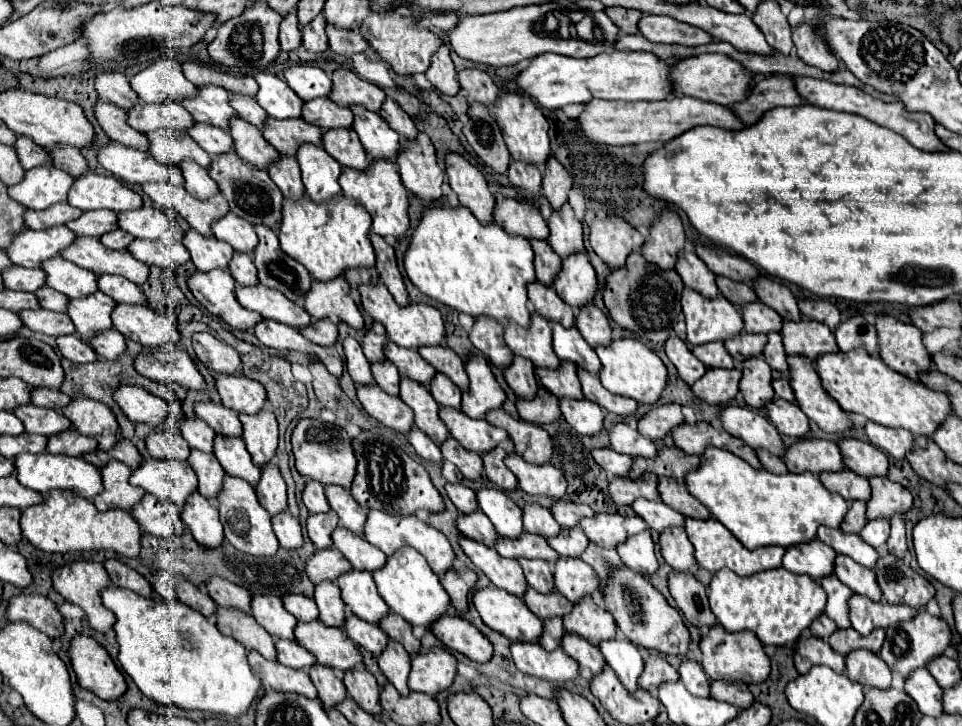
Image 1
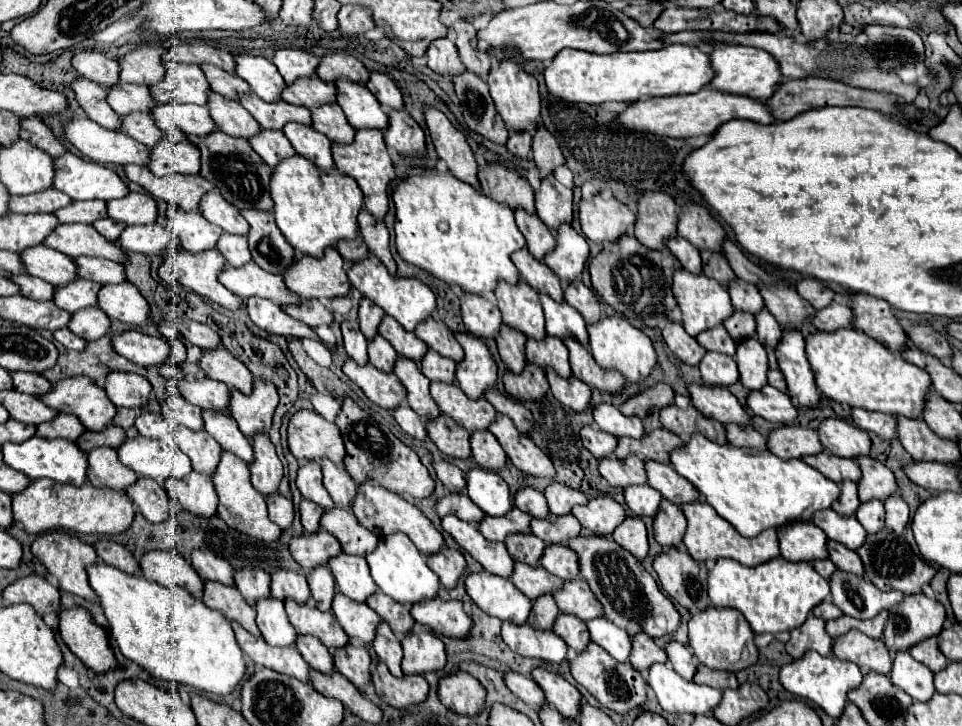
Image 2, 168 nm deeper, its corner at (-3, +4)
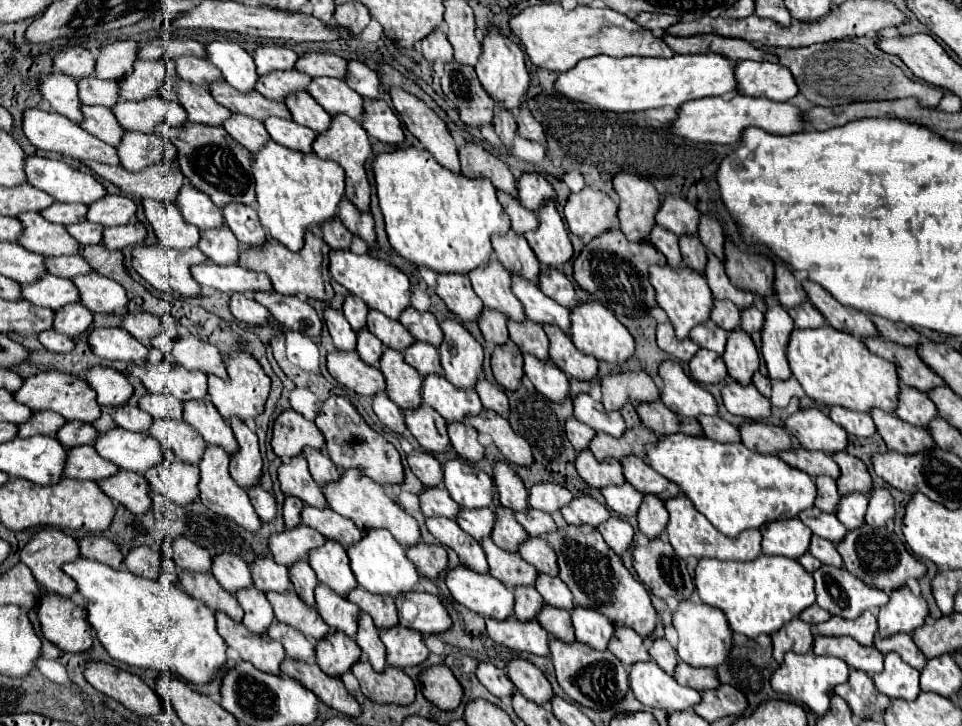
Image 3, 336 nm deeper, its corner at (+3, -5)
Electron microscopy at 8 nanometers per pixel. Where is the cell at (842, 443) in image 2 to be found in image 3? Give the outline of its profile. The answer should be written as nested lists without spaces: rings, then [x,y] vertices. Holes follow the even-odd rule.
[[[816,407],[796,411],[784,421],[784,427],[800,441],[804,449],[810,451],[824,451],[830,455],[844,451],[848,445],[844,429],[840,429],[840,425]]]

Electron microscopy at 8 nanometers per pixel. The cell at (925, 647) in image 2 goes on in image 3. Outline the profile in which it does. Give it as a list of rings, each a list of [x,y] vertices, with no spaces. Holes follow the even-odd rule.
[[[898,633],[896,637],[886,637],[886,639],[880,639],[876,637],[874,641],[874,647],[880,651],[880,653],[890,653],[890,651],[896,651],[902,661],[906,661],[908,665],[912,665],[914,669],[922,669],[924,663],[926,663],[926,657],[922,655],[922,651],[916,647],[916,643],[912,641],[910,635],[906,633]]]

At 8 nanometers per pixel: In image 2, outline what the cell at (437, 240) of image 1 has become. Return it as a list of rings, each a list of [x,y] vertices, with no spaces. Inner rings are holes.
[[[410,170],[408,178],[394,190],[392,200],[396,206],[396,248],[402,260],[426,270],[448,286],[458,286],[466,294],[488,296],[500,280],[518,284],[520,272],[510,260],[510,254],[522,250],[526,240],[516,226],[514,212],[506,204],[498,204],[452,174],[440,174],[436,170]]]

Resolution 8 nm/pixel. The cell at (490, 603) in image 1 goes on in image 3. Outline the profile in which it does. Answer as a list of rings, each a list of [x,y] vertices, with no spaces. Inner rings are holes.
[[[458,565],[446,573],[446,585],[460,605],[480,613],[482,617],[506,619],[512,615],[514,593],[490,573],[476,573]]]

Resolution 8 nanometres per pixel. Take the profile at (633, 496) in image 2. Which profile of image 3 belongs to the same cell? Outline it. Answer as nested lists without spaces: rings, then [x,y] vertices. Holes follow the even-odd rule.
[[[624,483],[624,485],[606,485],[606,487],[600,489],[600,493],[606,499],[606,507],[616,511],[622,517],[634,517],[638,513],[640,501],[644,499],[644,495],[628,483]]]

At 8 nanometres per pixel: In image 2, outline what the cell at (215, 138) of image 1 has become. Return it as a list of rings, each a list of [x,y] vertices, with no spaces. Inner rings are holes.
[[[162,104],[154,108],[152,118],[164,130],[166,124],[174,124],[178,130],[192,136],[208,136],[216,130],[208,108],[196,104]]]

